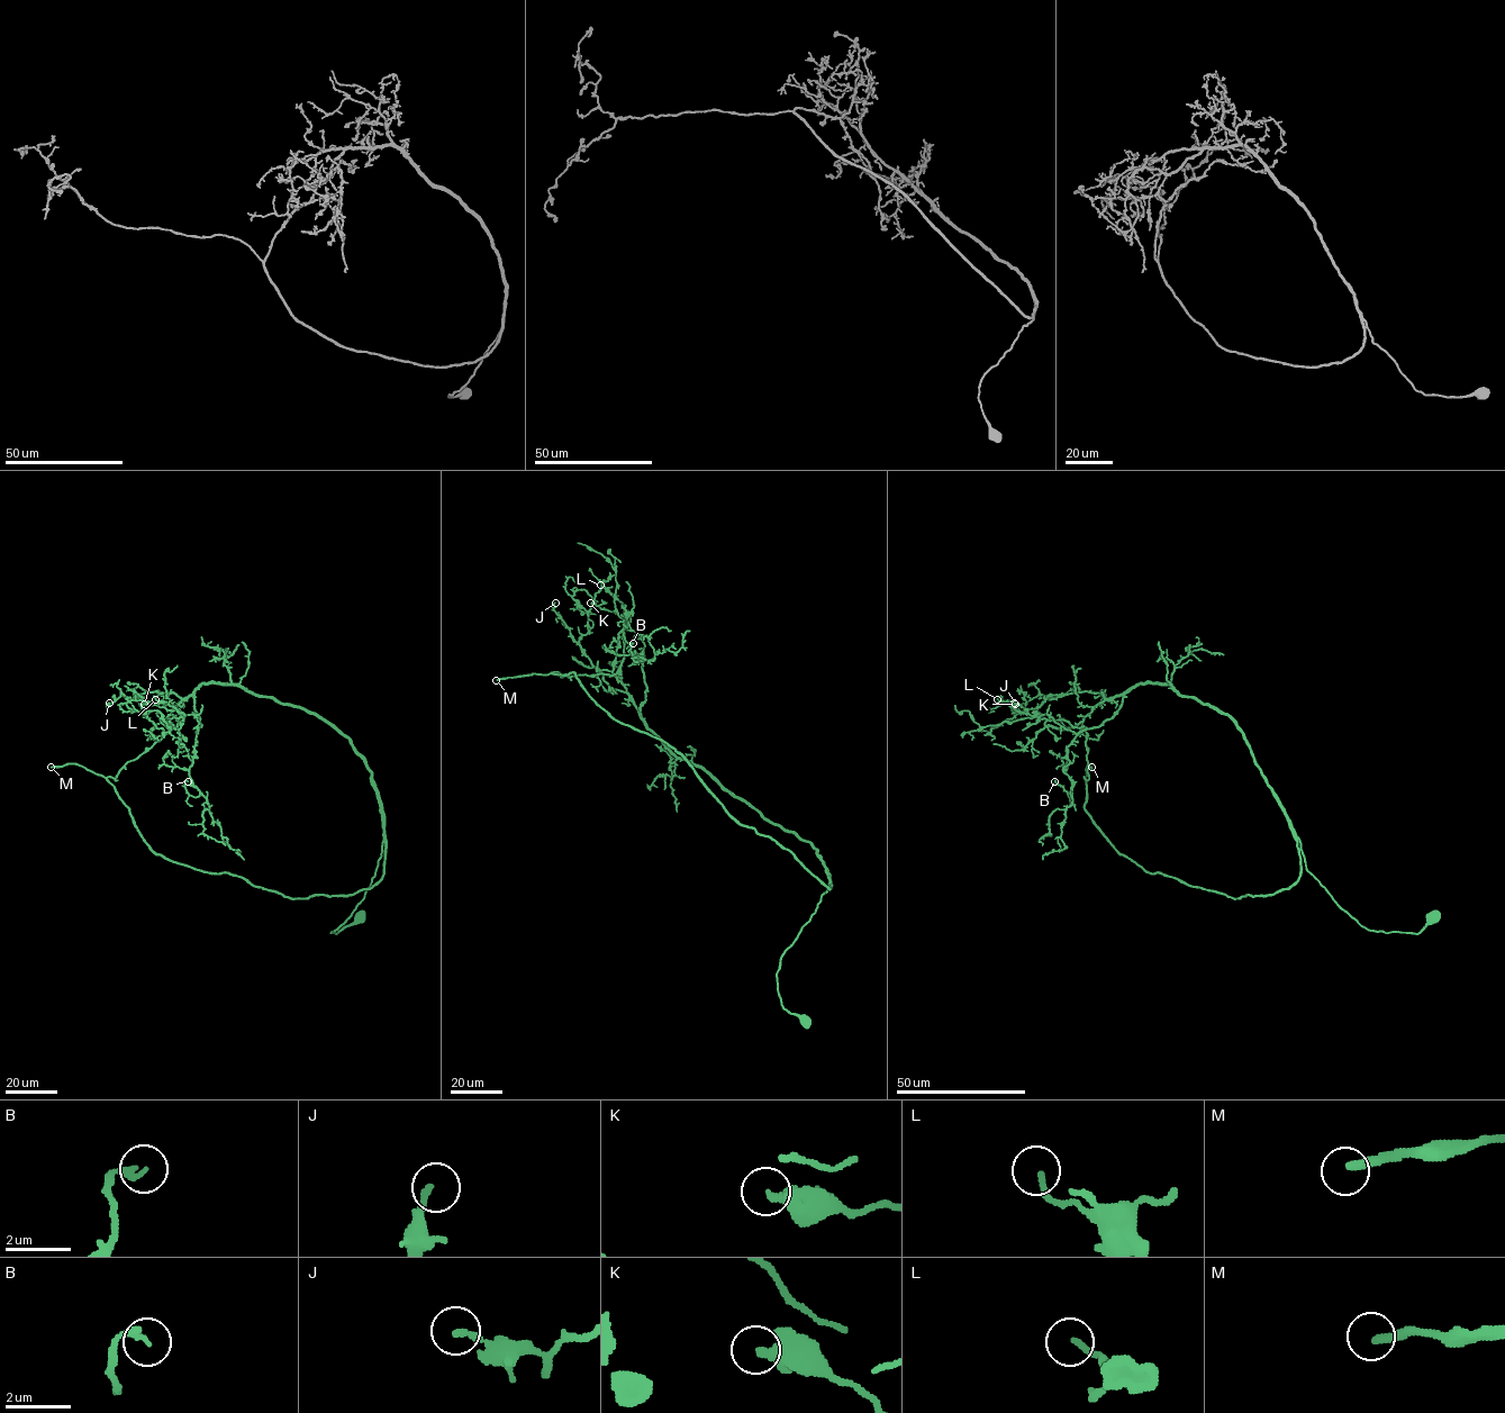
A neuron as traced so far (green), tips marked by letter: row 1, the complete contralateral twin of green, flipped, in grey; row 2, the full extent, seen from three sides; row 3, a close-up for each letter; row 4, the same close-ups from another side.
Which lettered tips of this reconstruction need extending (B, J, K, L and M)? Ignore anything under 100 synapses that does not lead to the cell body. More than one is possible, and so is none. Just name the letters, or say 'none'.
M

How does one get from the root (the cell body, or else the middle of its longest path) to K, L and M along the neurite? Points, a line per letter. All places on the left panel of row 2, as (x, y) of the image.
K: (361, 917), (331, 933), (383, 840), (347, 737), (236, 685), (196, 690), (197, 733), (193, 714), (144, 704)
L: (361, 917), (331, 933), (383, 840), (352, 742), (236, 685), (196, 690), (197, 733), (155, 699)
M: (361, 917), (331, 933), (369, 887), (383, 833), (371, 887), (290, 898), (156, 854), (105, 778), (51, 767)

